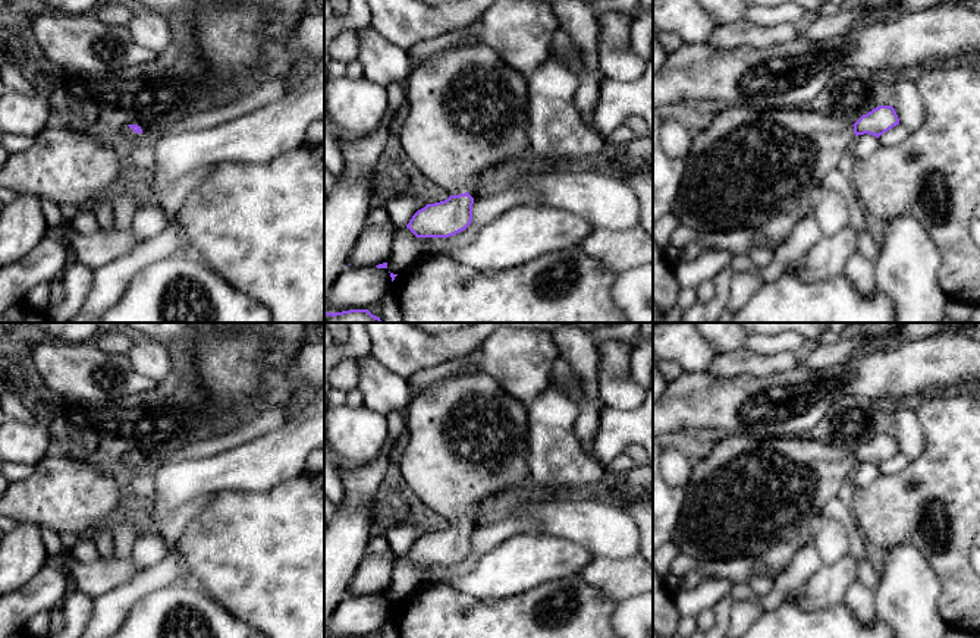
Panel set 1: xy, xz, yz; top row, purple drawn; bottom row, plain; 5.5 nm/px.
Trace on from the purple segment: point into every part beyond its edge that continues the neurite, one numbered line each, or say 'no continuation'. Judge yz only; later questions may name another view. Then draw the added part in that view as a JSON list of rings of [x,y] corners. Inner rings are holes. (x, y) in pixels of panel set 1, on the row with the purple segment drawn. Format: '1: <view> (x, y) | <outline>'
1: yz (744, 166) | [[[741,104],[714,107],[692,136],[672,213],[698,233],[760,227],[775,214],[798,213],[854,139],[852,125],[805,107],[764,113]]]

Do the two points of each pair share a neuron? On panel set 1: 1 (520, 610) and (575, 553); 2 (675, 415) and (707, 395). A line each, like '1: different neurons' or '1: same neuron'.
1: different neurons
2: same neuron

